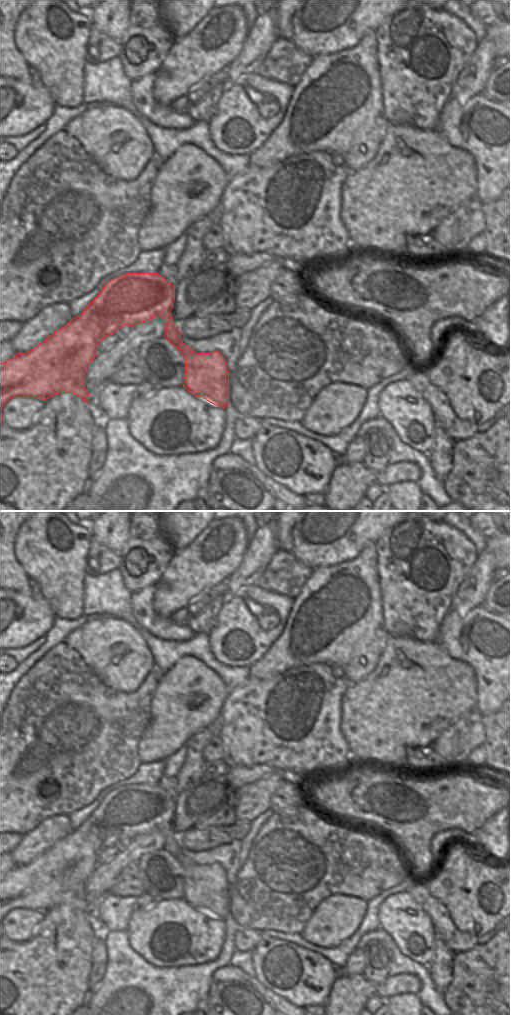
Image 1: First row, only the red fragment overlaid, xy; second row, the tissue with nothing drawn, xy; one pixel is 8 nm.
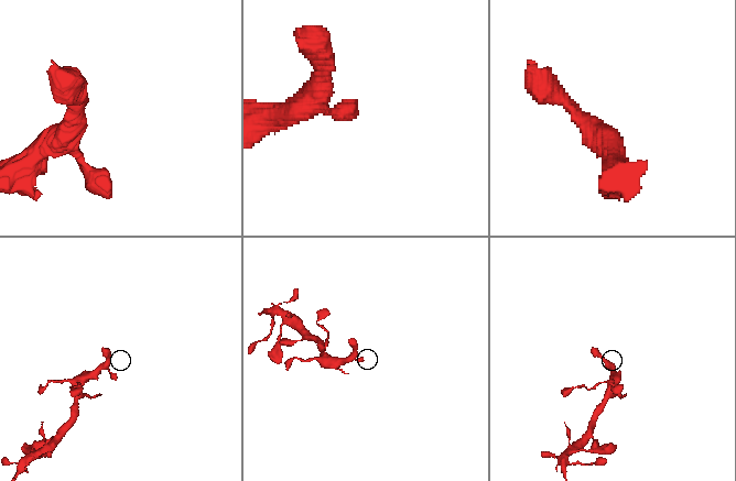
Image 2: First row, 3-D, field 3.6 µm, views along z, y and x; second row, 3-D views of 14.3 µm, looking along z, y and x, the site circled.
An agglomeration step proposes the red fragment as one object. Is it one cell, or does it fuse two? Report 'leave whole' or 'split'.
leave whole

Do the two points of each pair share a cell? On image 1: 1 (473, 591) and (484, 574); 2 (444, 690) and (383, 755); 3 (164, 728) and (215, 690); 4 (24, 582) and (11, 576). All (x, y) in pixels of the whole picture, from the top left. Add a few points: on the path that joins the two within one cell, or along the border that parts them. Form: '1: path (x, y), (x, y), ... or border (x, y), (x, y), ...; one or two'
1: path (476, 587), (480, 578); one
2: path (428, 706), (395, 739); one
3: path (178, 715), (182, 711), (197, 711), (206, 704); one
4: path (21, 582), (14, 578); one

